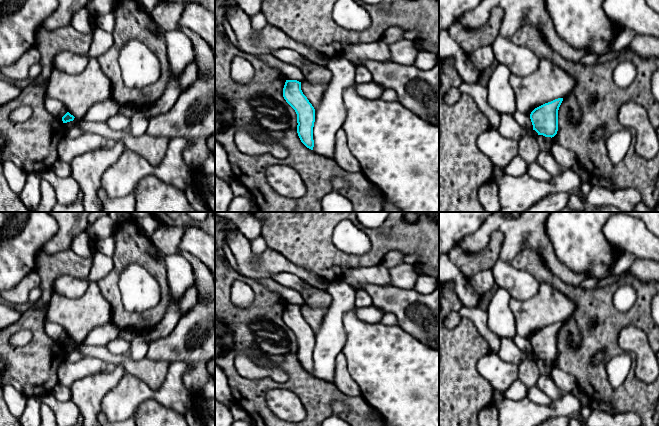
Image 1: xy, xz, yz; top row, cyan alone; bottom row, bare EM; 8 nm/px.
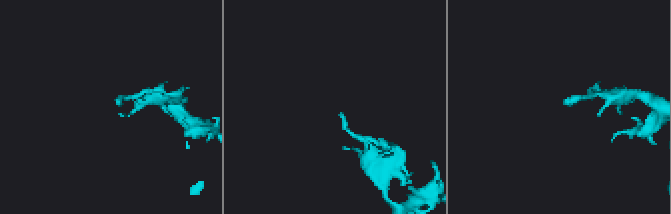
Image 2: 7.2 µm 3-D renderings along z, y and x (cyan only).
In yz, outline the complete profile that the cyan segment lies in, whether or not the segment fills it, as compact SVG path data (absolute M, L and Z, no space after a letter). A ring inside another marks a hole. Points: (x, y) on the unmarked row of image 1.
M563 322L555 323L535 332L530 343L538 359L545 361L554 361L558 355L558 334Z

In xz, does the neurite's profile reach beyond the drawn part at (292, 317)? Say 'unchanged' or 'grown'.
unchanged

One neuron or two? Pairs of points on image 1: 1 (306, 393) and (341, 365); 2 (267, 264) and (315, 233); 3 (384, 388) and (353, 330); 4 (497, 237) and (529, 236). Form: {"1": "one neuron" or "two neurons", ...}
{"1": "two neurons", "2": "two neurons", "3": "one neuron", "4": "two neurons"}

